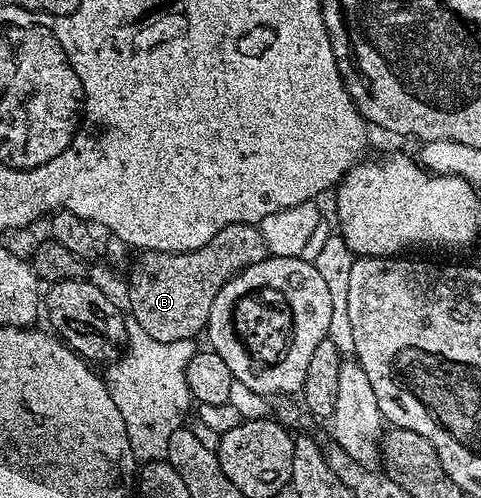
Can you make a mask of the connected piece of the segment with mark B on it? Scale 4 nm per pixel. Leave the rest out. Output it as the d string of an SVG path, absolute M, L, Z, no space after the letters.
M231 224L206 246L198 246L198 250L189 252L150 252L141 251L140 256L132 264L132 269L126 272L128 283L129 300L127 307L132 308L130 312L131 319L136 320L139 326L142 326L151 338L156 338L160 342L172 343L179 342L182 339L199 337L207 329L208 319L210 318L210 306L214 306L214 298L218 298L218 290L226 286L230 277L236 276L244 268L249 268L251 264L257 264L268 259L268 247L262 238L259 227L254 224Z

